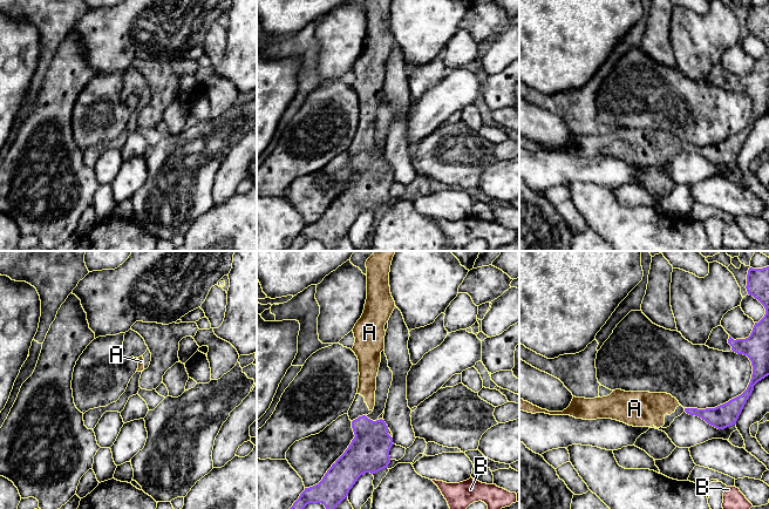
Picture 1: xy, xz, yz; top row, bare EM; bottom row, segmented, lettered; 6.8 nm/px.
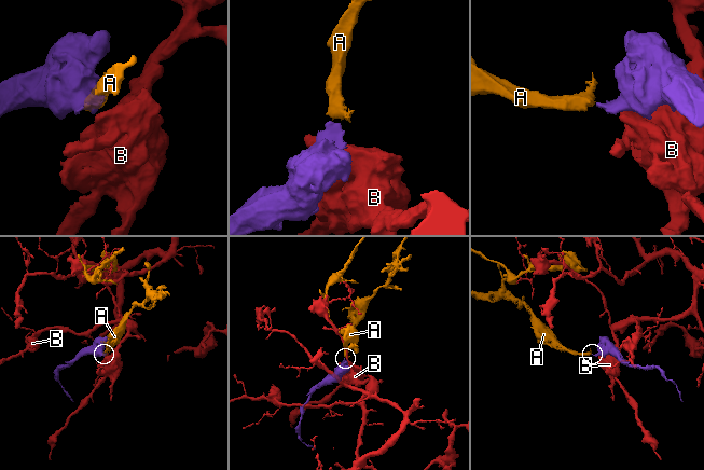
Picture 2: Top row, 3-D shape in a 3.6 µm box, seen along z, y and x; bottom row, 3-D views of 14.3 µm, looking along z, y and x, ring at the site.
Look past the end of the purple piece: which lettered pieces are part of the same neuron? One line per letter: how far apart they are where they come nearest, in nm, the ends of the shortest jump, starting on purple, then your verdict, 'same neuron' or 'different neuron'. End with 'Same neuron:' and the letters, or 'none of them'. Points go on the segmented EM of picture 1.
A: 40 nm | yz (685, 408), (680, 405) | same neuron
B: 320 nm | xz (389, 462), (431, 480) | different neuron
Same neuron: A

